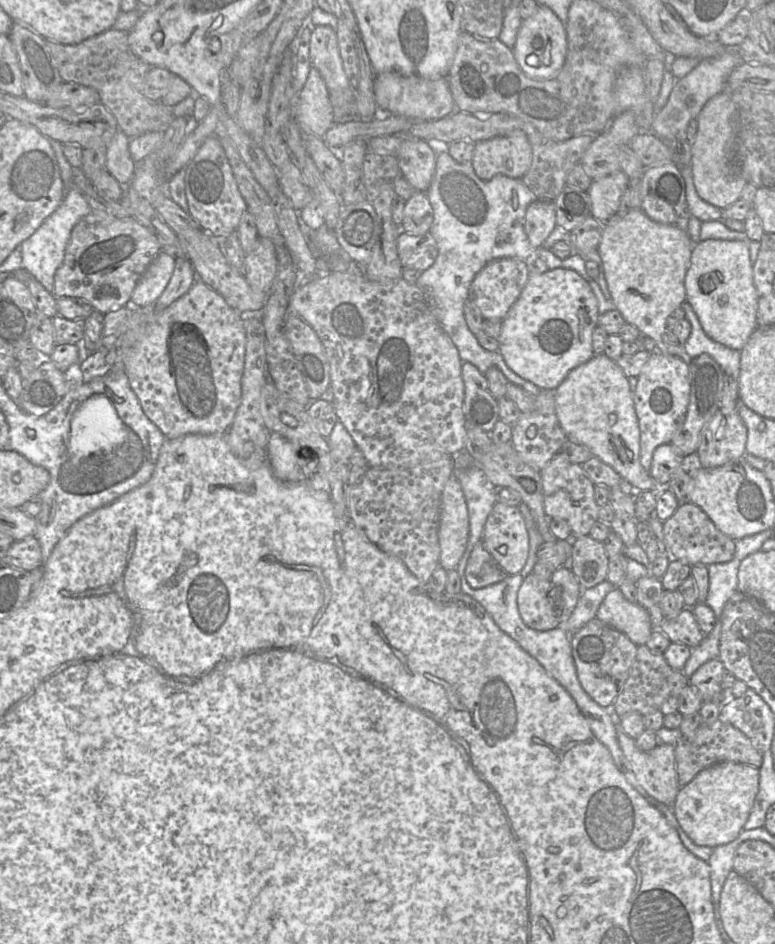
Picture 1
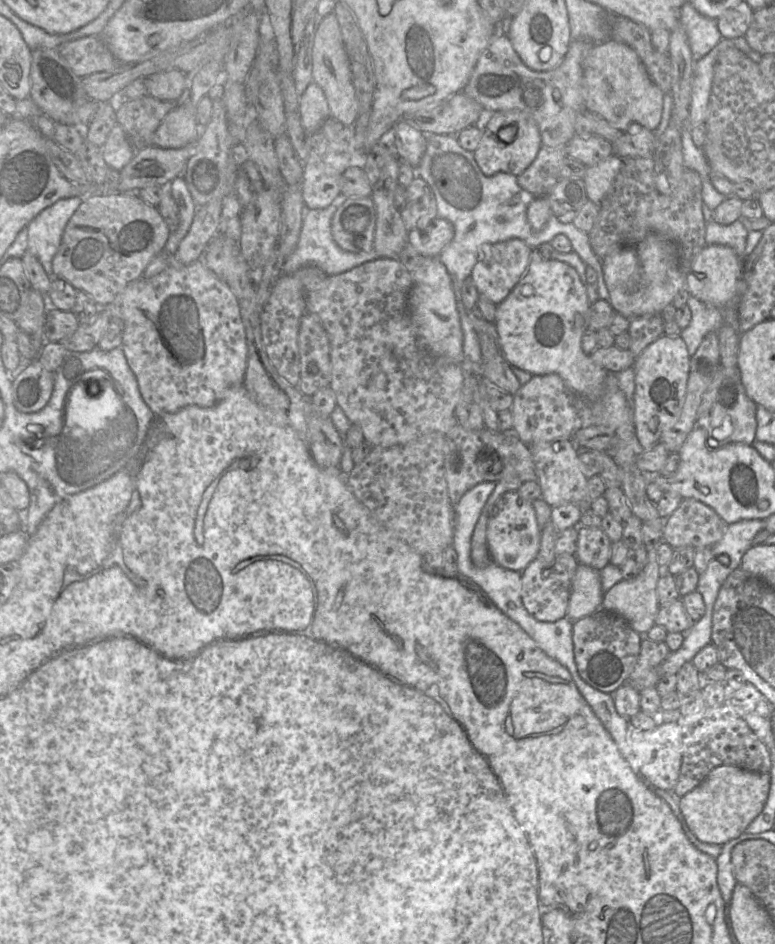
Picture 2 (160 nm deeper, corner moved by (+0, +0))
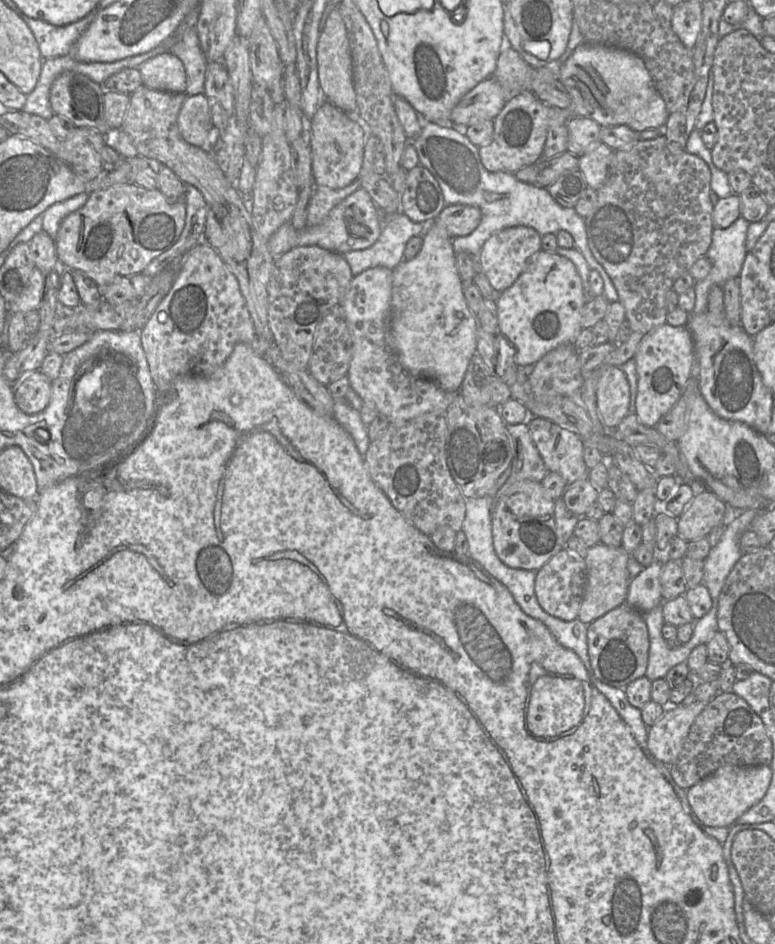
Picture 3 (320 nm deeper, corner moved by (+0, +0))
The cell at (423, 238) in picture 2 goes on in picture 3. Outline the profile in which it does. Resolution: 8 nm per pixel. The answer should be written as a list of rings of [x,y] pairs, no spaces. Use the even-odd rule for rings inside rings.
[[[447,205],[434,220],[447,231],[450,238],[467,236],[481,221],[481,210],[470,205]]]

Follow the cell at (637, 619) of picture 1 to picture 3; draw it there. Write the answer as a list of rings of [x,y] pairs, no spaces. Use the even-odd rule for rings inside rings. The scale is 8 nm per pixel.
[[[662,557],[645,567],[628,585],[625,603],[641,613],[652,610],[664,602],[661,593],[660,572]]]

